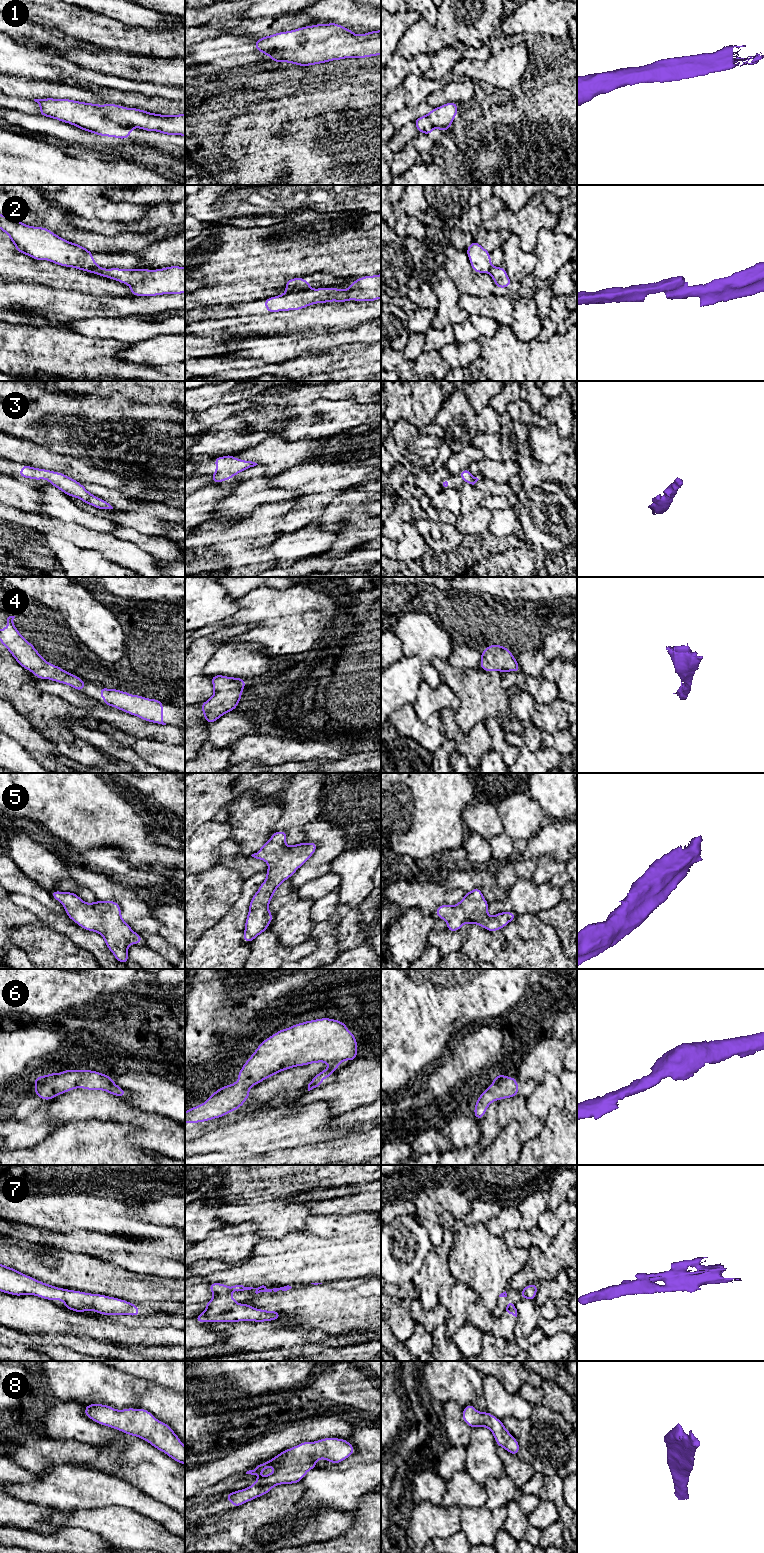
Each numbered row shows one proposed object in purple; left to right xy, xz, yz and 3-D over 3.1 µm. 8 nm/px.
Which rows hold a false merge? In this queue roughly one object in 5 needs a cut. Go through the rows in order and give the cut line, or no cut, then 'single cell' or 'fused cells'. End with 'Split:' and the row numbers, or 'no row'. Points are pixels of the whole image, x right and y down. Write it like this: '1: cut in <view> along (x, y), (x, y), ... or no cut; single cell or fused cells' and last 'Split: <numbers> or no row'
1: no cut; single cell
2: cut in xz along (309, 288), (303, 291), (286, 293); fused cells
3: no cut; single cell
4: no cut; single cell
5: no cut; single cell
6: no cut; single cell
7: no cut; single cell
8: no cut; single cell
Split: 2

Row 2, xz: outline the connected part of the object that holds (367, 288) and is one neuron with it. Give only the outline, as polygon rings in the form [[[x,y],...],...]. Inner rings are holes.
[[[381,274],[363,276],[353,281],[348,289],[318,288],[305,291],[285,293],[264,300],[267,313],[279,311],[296,311],[316,303],[348,300],[376,301],[381,298]]]

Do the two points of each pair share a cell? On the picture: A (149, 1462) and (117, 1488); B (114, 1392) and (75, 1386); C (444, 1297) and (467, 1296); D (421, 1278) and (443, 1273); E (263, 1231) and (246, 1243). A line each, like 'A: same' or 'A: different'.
A: different
B: same
C: same
D: same
E: different

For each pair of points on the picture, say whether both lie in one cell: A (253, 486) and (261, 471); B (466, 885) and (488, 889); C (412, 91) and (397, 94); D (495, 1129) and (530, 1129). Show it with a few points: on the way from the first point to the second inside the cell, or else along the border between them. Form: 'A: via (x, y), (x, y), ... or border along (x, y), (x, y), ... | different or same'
A: via (253, 482), (257, 475) | same
B: via (471, 881), (480, 881), (483, 884) | same
C: border along (400, 86), (406, 107) | different
D: border along (496, 1105), (497, 1122), (501, 1128) | different

